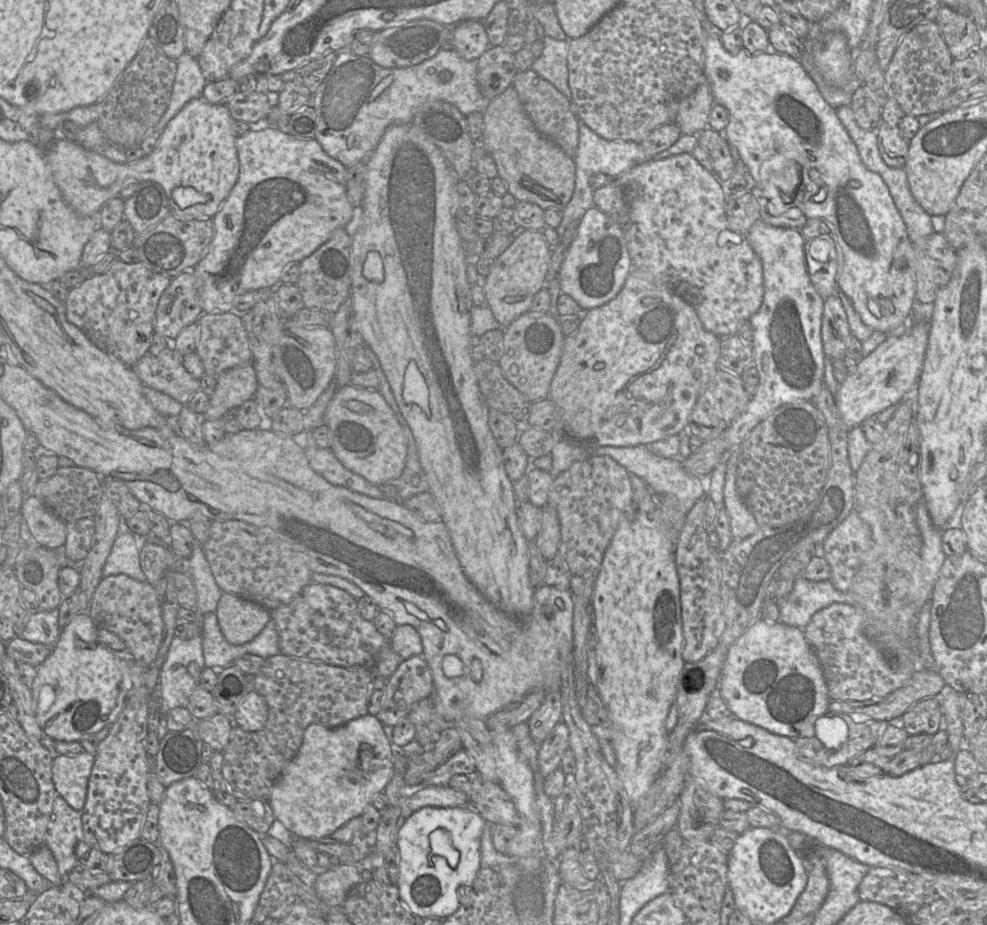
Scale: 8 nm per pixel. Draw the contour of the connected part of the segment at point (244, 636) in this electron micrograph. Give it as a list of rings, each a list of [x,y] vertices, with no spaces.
[[[222,593],[215,613],[223,636],[235,646],[252,641],[271,619],[271,612],[262,605],[230,593]]]

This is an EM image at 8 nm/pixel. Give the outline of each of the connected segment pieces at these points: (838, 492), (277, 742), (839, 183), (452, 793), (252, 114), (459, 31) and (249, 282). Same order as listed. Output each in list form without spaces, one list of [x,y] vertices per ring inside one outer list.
[[[823,386],[812,402],[821,412],[828,431],[830,468],[826,482],[817,499],[807,506],[798,520],[779,527],[760,527],[757,533],[748,538],[733,539],[728,549],[723,551],[720,558],[722,625],[719,645],[731,647],[761,617],[766,589],[787,559],[801,551],[823,556],[824,540],[853,510],[855,472],[848,458],[849,428],[842,421],[835,397],[827,387]]]
[[[278,654],[264,659],[263,666],[254,675],[252,688],[266,701],[268,718],[263,729],[246,732],[234,725],[231,738],[223,750],[222,775],[230,792],[238,800],[260,798],[269,801],[271,790],[286,764],[295,757],[305,729],[313,723],[336,728],[368,714],[367,696],[374,679],[372,671],[363,667],[340,667]]]
[[[709,34],[706,37],[704,53],[703,53],[703,73],[705,80],[709,83],[714,102],[723,105],[729,115],[729,122],[723,132],[725,139],[730,146],[733,146],[738,151],[741,161],[746,167],[746,170],[752,182],[761,183],[768,182],[771,173],[782,170],[785,166],[795,162],[800,170],[799,186],[803,188],[803,213],[807,220],[820,219],[831,230],[831,236],[836,246],[838,255],[838,268],[836,274],[836,282],[839,290],[845,293],[850,299],[855,311],[860,316],[862,322],[870,327],[873,331],[880,331],[888,336],[901,336],[907,332],[910,326],[911,311],[916,297],[916,281],[915,281],[915,251],[913,244],[910,241],[905,223],[897,209],[889,189],[881,176],[866,168],[862,163],[857,147],[851,140],[846,129],[836,115],[836,111],[819,93],[816,84],[803,69],[801,63],[792,57],[781,54],[767,52],[749,53],[742,48],[735,54],[729,53],[723,47],[720,34]]]
[[[429,786],[408,797],[400,804],[401,816],[407,819],[413,812],[426,806],[453,808],[469,805],[469,797],[449,786]]]
[[[237,91],[227,102],[226,107],[236,121],[256,123],[266,118],[270,109],[277,106],[278,94],[253,92],[244,94]]]
[[[465,21],[450,29],[453,50],[465,60],[477,61],[490,46],[482,21]]]
[[[273,128],[261,131],[250,130],[243,136],[238,136],[235,141],[238,162],[238,179],[225,199],[217,214],[213,217],[214,235],[205,257],[193,268],[196,276],[200,278],[200,298],[203,313],[225,313],[234,310],[234,299],[251,290],[274,289],[281,283],[282,272],[292,263],[300,263],[310,256],[316,249],[325,243],[331,233],[337,228],[345,228],[352,218],[352,206],[347,198],[346,174],[347,167],[328,156],[321,145],[315,140],[301,140],[288,133],[283,133]]]

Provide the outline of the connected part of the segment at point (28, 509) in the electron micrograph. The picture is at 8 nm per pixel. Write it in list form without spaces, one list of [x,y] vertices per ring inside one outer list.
[[[35,495],[24,498],[20,513],[35,542],[48,549],[62,548],[66,542],[66,523]]]

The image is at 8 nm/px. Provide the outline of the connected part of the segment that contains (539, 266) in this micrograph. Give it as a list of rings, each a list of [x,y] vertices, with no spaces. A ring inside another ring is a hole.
[[[519,230],[509,247],[493,263],[489,275],[482,279],[486,305],[502,328],[530,311],[535,294],[546,286],[552,252],[541,230]]]

